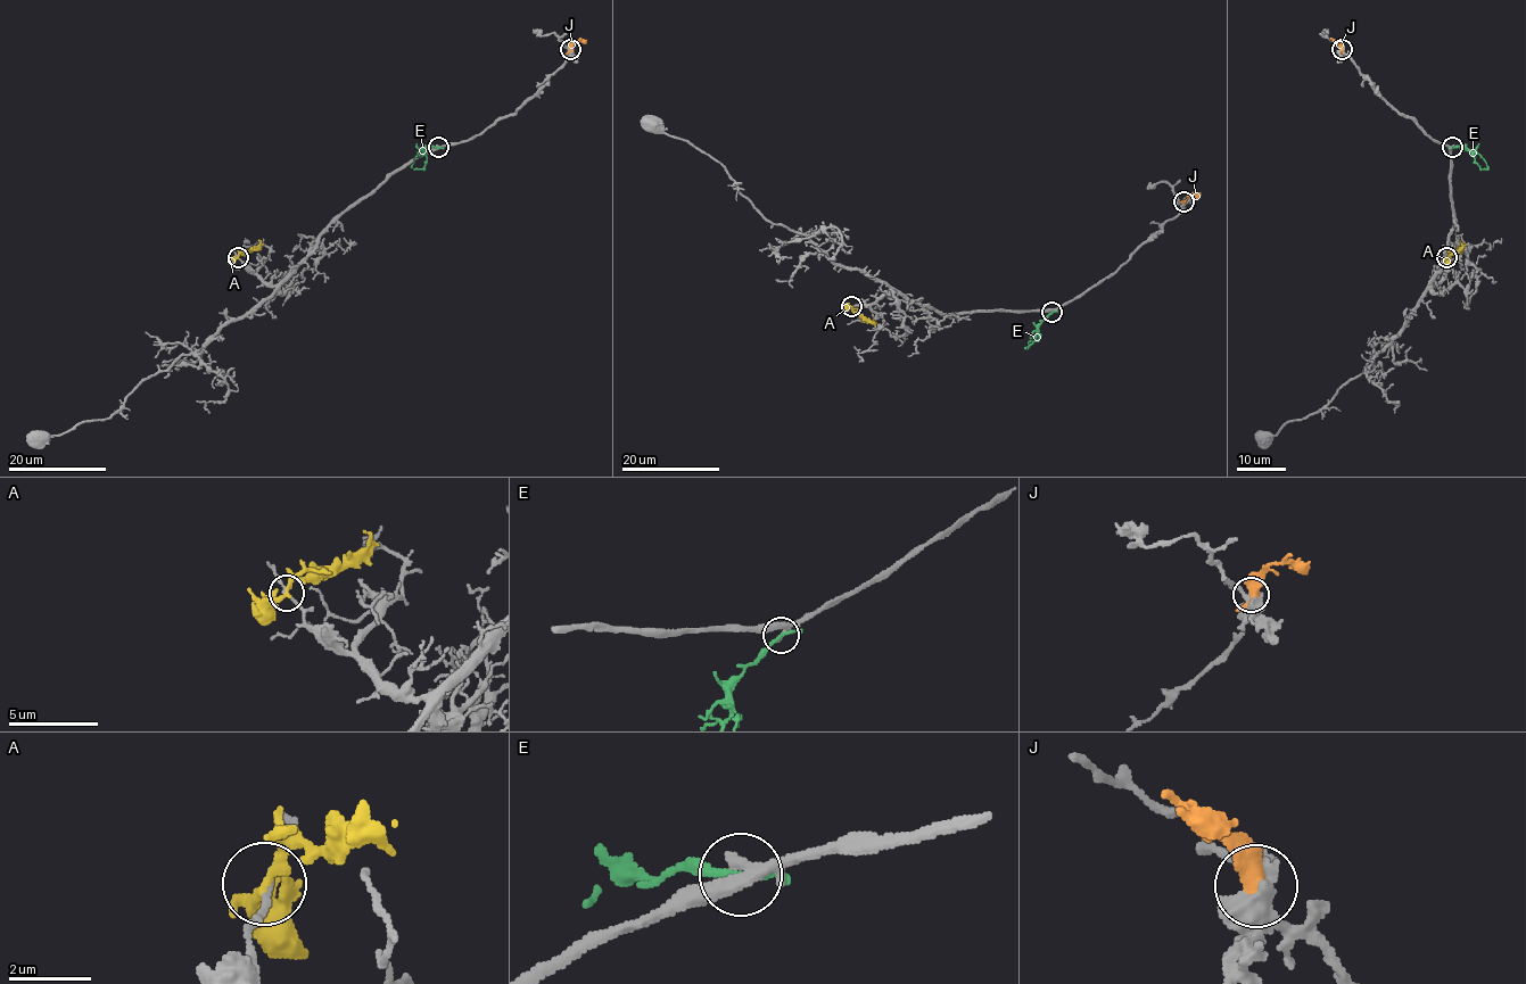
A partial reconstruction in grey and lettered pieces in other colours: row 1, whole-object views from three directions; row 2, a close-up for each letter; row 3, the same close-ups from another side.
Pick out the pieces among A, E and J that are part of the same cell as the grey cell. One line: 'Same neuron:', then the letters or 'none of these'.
Same neuron: E

